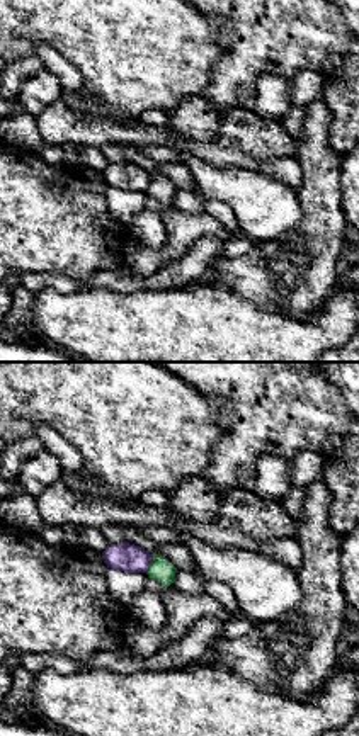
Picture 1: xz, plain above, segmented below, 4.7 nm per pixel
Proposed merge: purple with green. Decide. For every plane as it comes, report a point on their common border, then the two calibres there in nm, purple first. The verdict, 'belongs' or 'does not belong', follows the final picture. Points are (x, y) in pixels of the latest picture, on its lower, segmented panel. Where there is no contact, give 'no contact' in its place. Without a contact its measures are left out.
(148, 563) | 140/110 nm

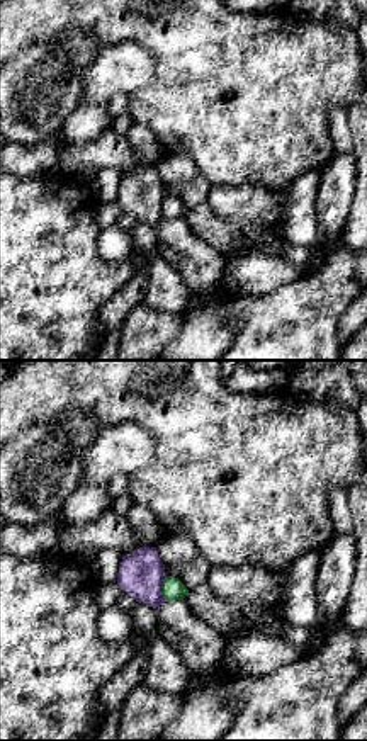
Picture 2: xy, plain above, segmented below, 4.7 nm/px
(160, 588) | 220/110 nm

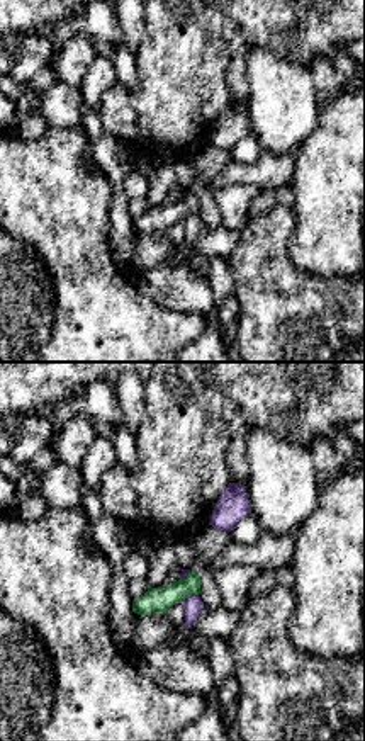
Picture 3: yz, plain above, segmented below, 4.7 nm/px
(190, 595) | 90/130 nm

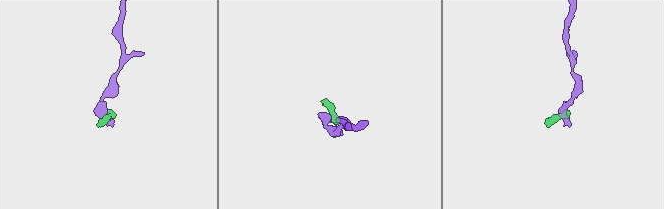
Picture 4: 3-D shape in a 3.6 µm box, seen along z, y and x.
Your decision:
does not belong

